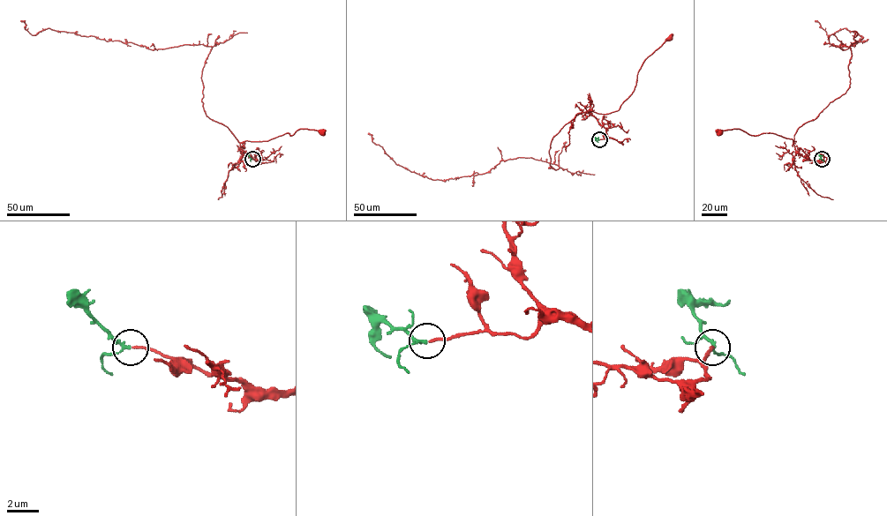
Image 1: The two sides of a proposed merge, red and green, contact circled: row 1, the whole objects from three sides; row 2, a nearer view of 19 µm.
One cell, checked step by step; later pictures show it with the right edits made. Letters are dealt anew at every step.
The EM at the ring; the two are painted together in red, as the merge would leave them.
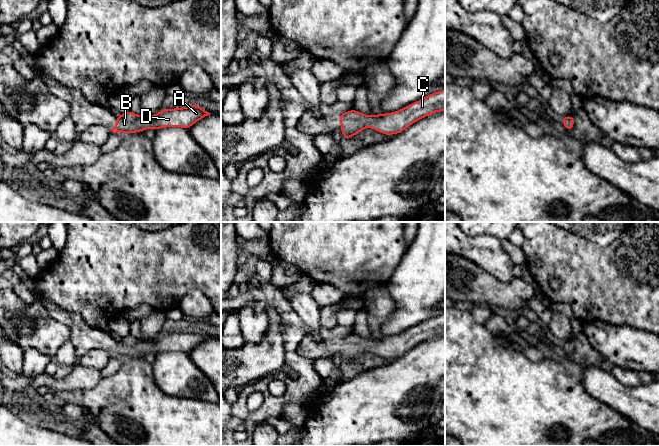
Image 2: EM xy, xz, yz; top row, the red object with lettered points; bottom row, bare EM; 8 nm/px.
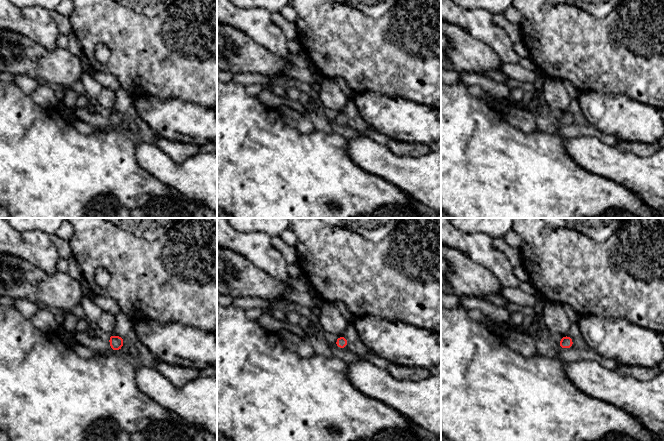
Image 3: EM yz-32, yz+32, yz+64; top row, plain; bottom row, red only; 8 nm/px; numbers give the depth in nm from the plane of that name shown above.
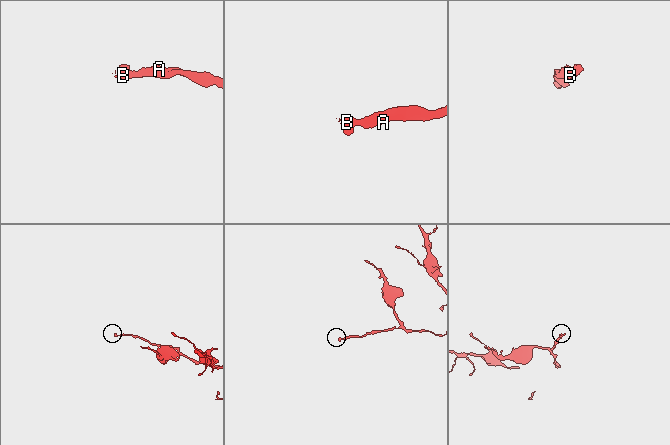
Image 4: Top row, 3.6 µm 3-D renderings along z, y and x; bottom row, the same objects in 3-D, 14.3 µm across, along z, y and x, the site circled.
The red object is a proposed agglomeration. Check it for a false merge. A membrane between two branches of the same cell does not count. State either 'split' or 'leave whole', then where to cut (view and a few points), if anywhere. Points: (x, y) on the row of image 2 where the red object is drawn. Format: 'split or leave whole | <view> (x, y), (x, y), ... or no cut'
leave whole | no cut

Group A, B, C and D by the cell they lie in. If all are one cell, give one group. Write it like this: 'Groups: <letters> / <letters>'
Groups: A B C D

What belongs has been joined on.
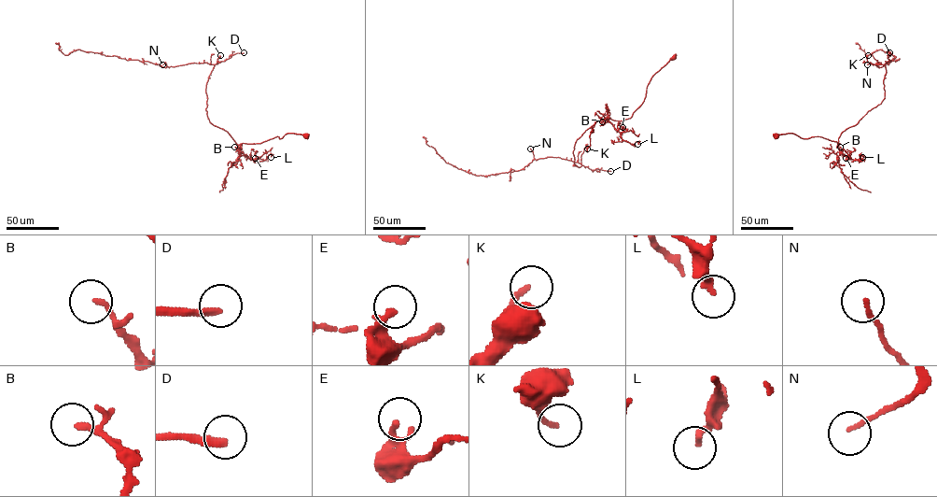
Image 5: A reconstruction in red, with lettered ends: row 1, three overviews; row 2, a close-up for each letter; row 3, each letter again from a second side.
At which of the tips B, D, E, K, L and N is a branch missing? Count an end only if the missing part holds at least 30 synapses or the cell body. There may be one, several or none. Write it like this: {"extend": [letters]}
{"extend": ["B", "D"]}

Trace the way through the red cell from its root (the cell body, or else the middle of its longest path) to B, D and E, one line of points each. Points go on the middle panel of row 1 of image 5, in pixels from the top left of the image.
B: (672, 57), (651, 78), (644, 101), (630, 118), (621, 120), (606, 119), (607, 122), (602, 121)
D: (672, 57), (651, 78), (644, 101), (630, 118), (621, 120), (600, 119), (577, 140), (573, 165), (610, 171)
E: (672, 57), (651, 78), (644, 101), (630, 118), (621, 120), (605, 119), (620, 132), (625, 132), (622, 127)

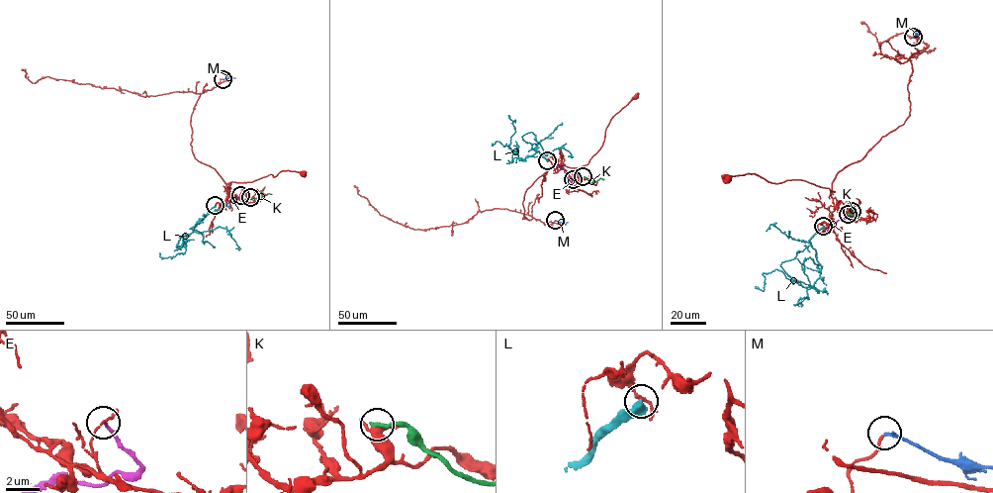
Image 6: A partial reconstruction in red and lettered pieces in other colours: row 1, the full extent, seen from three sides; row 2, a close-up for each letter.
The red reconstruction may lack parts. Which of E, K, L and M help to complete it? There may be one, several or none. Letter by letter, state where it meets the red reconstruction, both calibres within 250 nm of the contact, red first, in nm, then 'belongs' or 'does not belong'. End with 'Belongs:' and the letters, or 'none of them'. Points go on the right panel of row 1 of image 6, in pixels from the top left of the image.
E: (852, 211) | 100/180 nm | does not belong
K: (848, 214) | 340/280 nm | does not belong
L: (823, 226) | 220/550 nm | does not belong
M: (913, 37) | 160/180 nm | belongs
Belongs: M

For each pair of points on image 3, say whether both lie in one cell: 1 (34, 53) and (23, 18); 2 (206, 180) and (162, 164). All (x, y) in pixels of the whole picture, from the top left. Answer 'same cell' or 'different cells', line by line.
1: different cells
2: same cell

